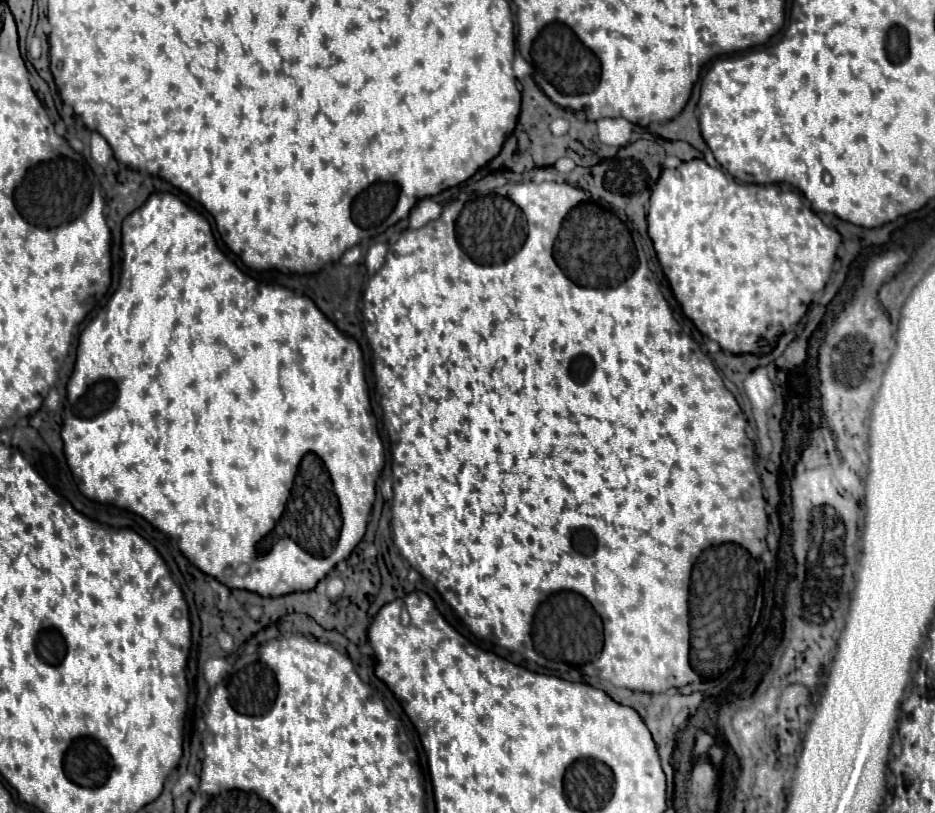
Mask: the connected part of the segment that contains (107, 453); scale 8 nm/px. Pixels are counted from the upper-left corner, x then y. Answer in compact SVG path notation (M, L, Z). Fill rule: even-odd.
M154 193L142 207L138 207L124 219L122 251L124 257L120 285L106 307L80 335L76 369L68 381L66 403L62 409L64 425L60 435L64 441L64 455L72 477L78 481L78 489L88 499L136 513L158 531L178 539L178 549L190 563L230 589L246 589L262 597L282 597L288 593L314 589L338 561L350 557L354 547L364 537L368 515L375 501L376 479L380 477L380 471L384 467L383 442L376 418L370 409L364 381L363 356L358 343L340 333L336 325L330 323L308 297L296 295L288 289L282 289L280 285L262 285L256 279L244 275L216 247L210 223L200 213L186 207L176 195ZM266 537L274 543L262 549ZM278 537L288 537L294 543L276 541Z

